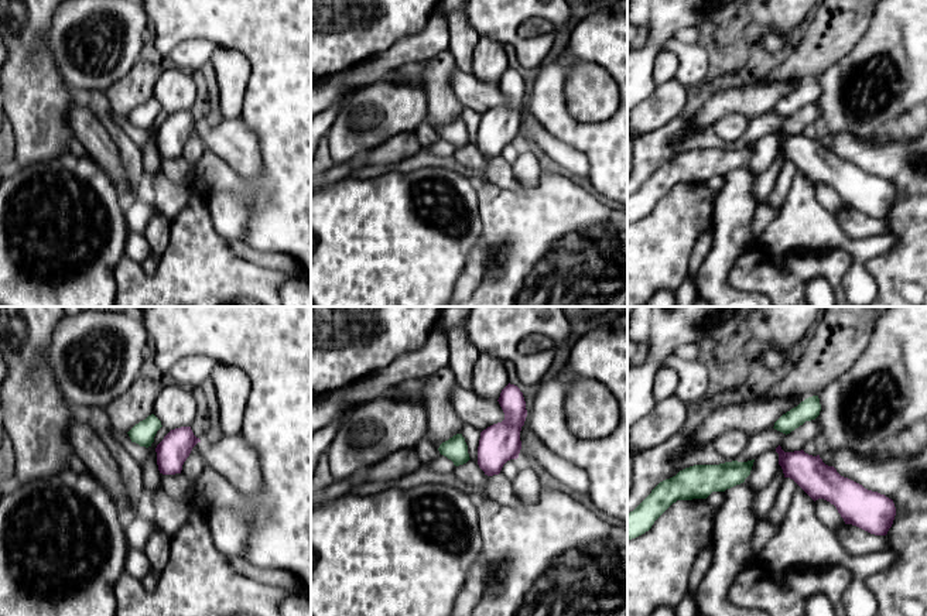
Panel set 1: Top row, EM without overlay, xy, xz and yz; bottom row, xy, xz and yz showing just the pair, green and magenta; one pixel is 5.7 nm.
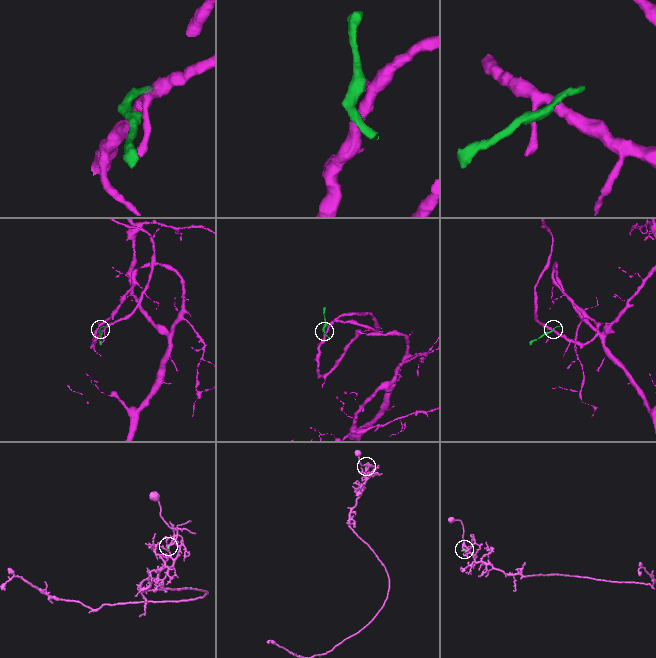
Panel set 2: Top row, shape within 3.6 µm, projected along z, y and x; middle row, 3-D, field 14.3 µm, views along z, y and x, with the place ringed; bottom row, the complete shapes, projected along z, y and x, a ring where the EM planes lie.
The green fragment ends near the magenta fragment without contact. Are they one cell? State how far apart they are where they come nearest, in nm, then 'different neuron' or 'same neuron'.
gap 30 nm; different neuron

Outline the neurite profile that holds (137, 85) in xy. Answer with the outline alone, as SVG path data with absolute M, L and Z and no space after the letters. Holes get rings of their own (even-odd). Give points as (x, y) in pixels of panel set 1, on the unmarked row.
M147 52L120 81L105 90L110 109L119 116L129 116L151 99L164 68L164 61Z

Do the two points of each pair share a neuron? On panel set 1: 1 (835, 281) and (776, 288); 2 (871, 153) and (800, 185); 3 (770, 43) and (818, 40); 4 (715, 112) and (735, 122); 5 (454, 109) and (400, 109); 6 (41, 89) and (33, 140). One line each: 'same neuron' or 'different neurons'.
1: same neuron
2: different neurons
3: different neurons
4: different neurons
5: different neurons
6: same neuron

